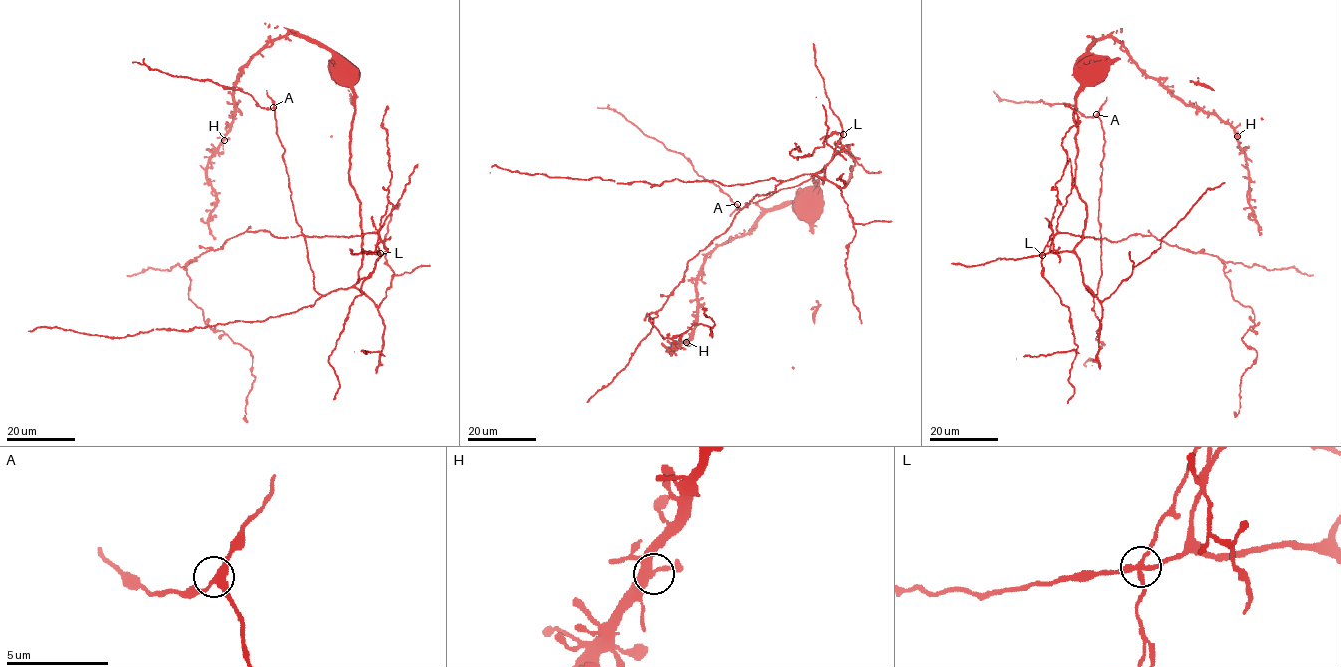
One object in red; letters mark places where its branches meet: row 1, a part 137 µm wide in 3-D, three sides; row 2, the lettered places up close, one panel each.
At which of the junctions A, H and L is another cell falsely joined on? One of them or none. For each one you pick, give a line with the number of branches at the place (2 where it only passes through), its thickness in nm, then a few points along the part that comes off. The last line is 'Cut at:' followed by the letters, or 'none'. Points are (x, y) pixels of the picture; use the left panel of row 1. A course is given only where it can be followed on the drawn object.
L: branches 4; calibre 260 nm; course (380, 253), (377, 244), (380, 218), (386, 211), (391, 175), (387, 131), (382, 126), (387, 105)
Cut at: L

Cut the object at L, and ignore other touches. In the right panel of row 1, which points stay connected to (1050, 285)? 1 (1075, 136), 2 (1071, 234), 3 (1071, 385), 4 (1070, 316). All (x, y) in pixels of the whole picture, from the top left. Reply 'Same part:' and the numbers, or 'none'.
Same part: 3, 4

